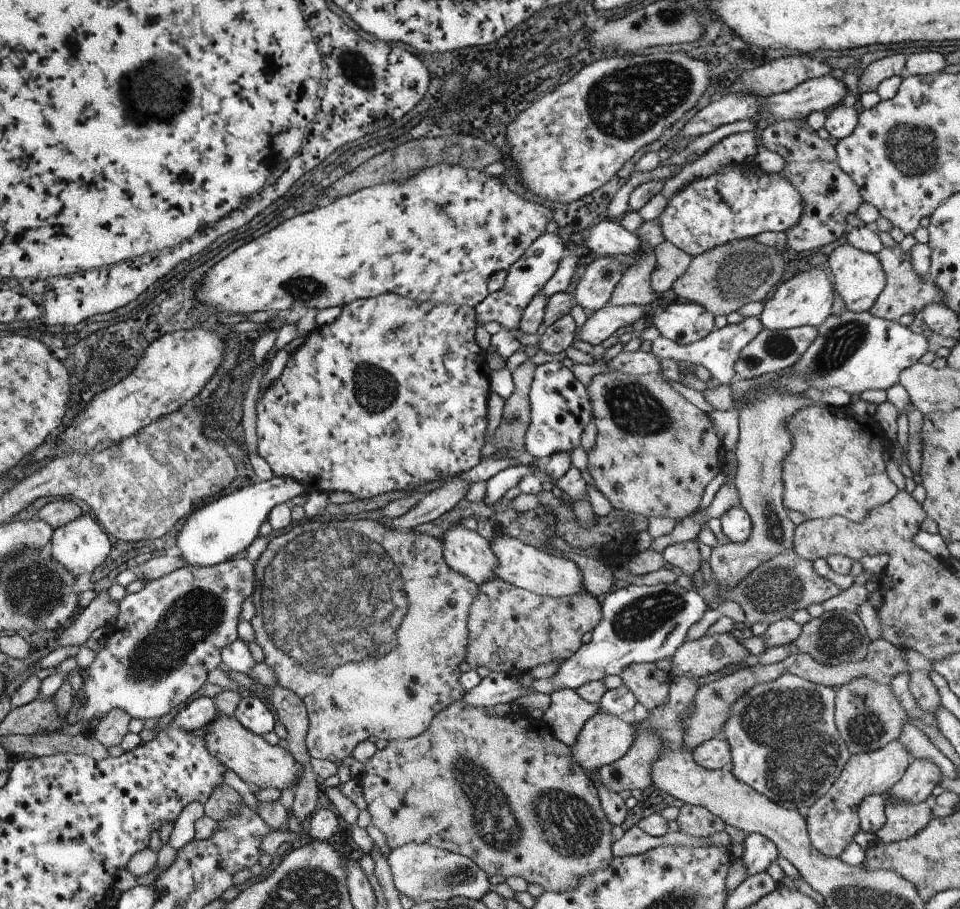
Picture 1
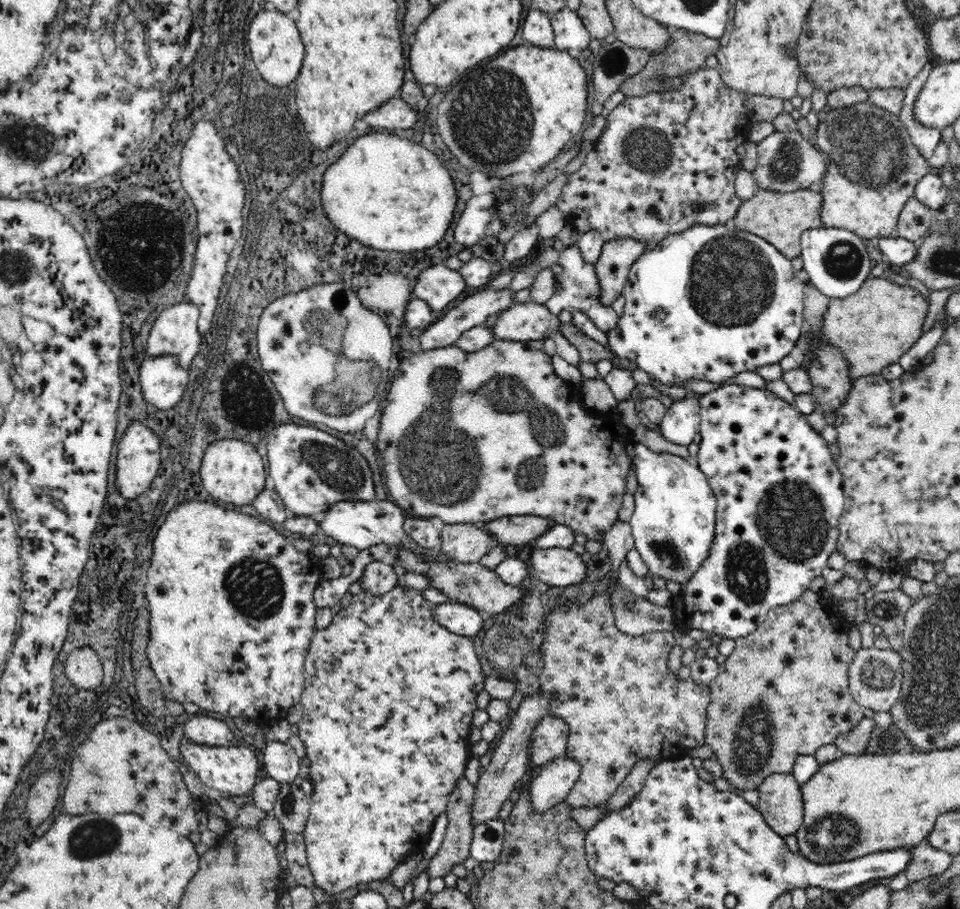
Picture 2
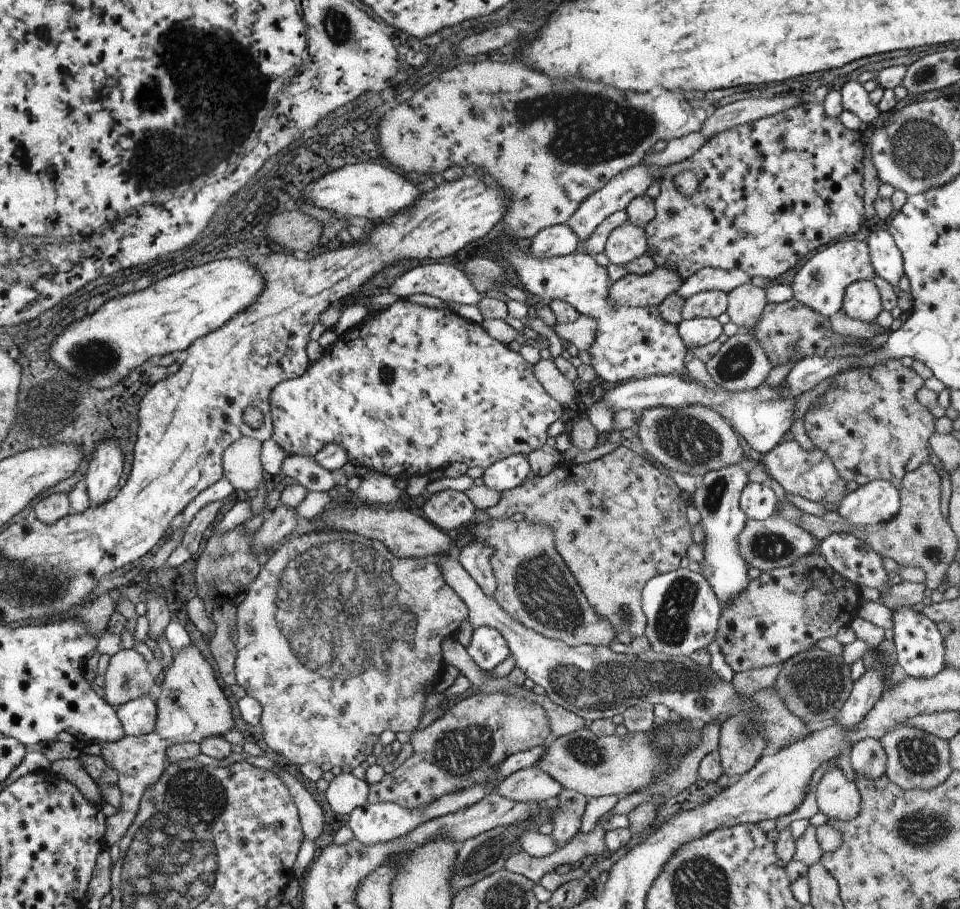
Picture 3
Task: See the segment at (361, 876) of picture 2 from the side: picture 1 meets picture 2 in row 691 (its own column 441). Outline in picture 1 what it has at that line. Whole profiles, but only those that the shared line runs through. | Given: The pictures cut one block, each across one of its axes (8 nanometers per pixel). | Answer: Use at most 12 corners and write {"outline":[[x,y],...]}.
{"outline":[[475,308],[313,328],[255,402],[273,478],[357,500],[481,460]]}

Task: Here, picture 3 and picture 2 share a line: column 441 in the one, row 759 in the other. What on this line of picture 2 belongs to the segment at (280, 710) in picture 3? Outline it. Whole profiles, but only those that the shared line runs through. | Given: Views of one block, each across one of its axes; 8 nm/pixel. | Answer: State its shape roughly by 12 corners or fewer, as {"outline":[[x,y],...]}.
{"outline":[[610,590],[546,618],[540,692],[596,808],[636,762],[706,744],[676,634],[616,628]]}

